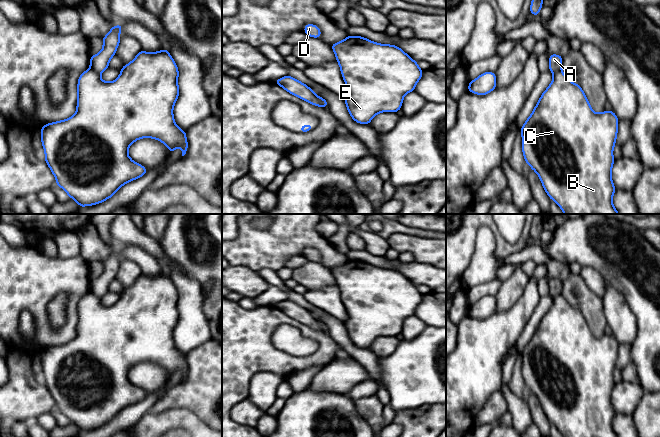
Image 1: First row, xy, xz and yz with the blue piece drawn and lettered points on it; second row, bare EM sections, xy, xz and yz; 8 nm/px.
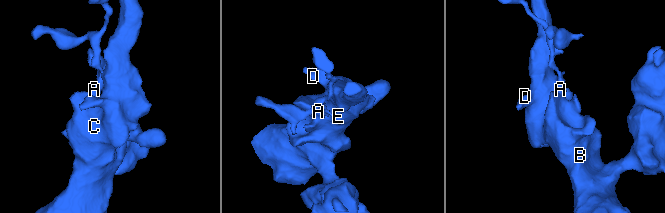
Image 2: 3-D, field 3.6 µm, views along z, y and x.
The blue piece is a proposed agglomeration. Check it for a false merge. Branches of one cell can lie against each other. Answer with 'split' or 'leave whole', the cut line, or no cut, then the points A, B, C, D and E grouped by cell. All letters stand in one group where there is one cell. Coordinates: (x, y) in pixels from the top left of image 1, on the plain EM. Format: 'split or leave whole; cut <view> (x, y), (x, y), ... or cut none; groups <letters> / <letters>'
split; cut xy (90, 292), (99, 298); groups A / B C D E

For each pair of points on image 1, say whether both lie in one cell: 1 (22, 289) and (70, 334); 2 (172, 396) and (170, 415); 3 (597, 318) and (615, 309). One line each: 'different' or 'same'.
1: same
2: different
3: different

